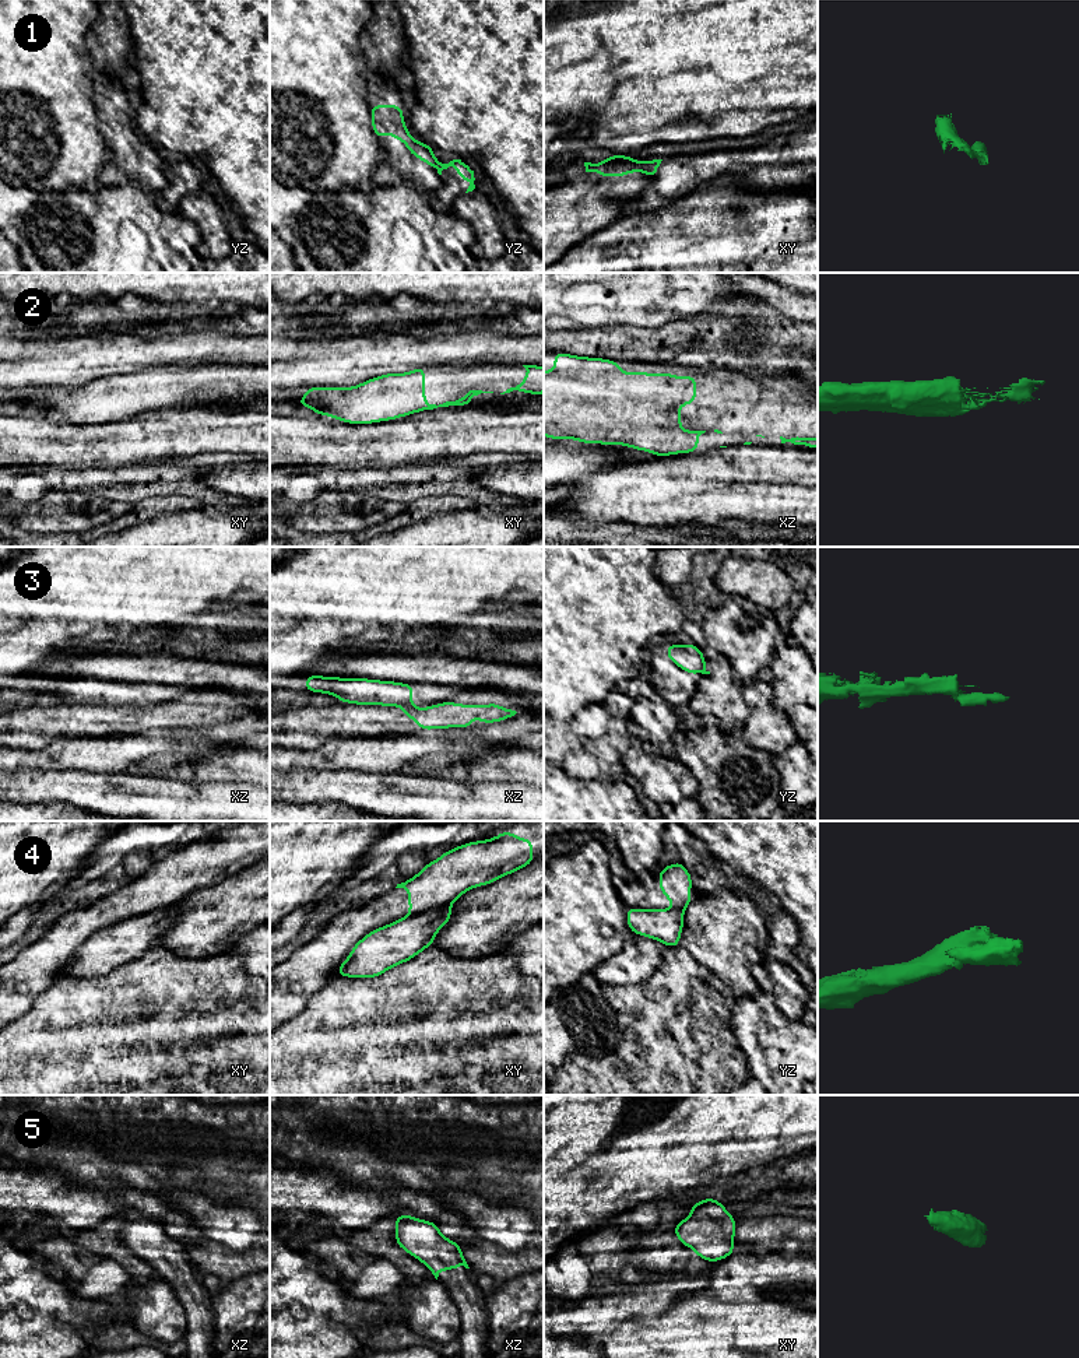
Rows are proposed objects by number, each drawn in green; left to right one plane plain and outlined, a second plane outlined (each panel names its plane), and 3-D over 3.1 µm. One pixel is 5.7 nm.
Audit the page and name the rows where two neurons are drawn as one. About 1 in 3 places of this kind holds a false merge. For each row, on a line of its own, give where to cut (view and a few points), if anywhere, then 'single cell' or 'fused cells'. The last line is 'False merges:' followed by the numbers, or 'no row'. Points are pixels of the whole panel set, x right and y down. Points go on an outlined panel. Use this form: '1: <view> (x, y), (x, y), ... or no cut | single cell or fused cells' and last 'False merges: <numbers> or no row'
1: xy (646, 162), (642, 169) | fused cells
2: no cut | single cell
3: xz (399, 705), (411, 706) | fused cells
4: xy (449, 904), (408, 916) | fused cells
5: no cut | single cell
False merges: 1, 3, 4

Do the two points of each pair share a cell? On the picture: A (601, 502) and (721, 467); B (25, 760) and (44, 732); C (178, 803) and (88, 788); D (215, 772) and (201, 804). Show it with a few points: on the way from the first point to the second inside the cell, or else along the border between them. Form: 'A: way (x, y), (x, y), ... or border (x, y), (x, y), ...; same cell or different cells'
A: way (631, 492), (657, 492), (668, 481), (692, 474); same cell
B: border (60, 736), (56, 736), (41, 748), (14, 748); different cells
C: way (155, 800), (136, 796), (111, 796); same cell
D: border (197, 781), (215, 782); different cells

